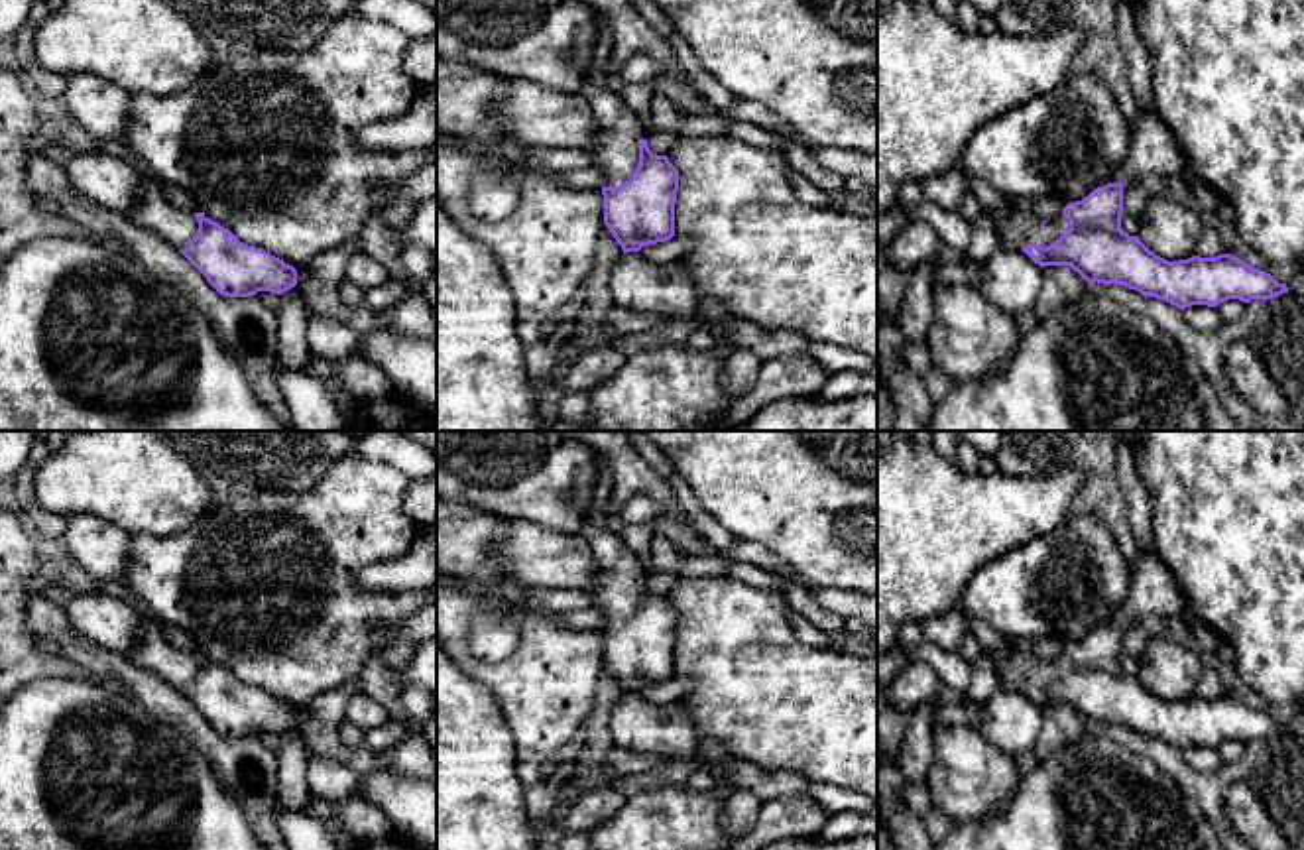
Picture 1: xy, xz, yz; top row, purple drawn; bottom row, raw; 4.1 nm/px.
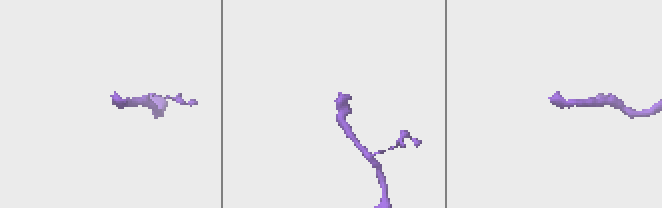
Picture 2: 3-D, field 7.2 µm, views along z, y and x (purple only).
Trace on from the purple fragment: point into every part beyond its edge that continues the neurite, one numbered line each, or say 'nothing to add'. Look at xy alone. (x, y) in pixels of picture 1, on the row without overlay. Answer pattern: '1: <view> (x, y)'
1: xy (115, 624)

